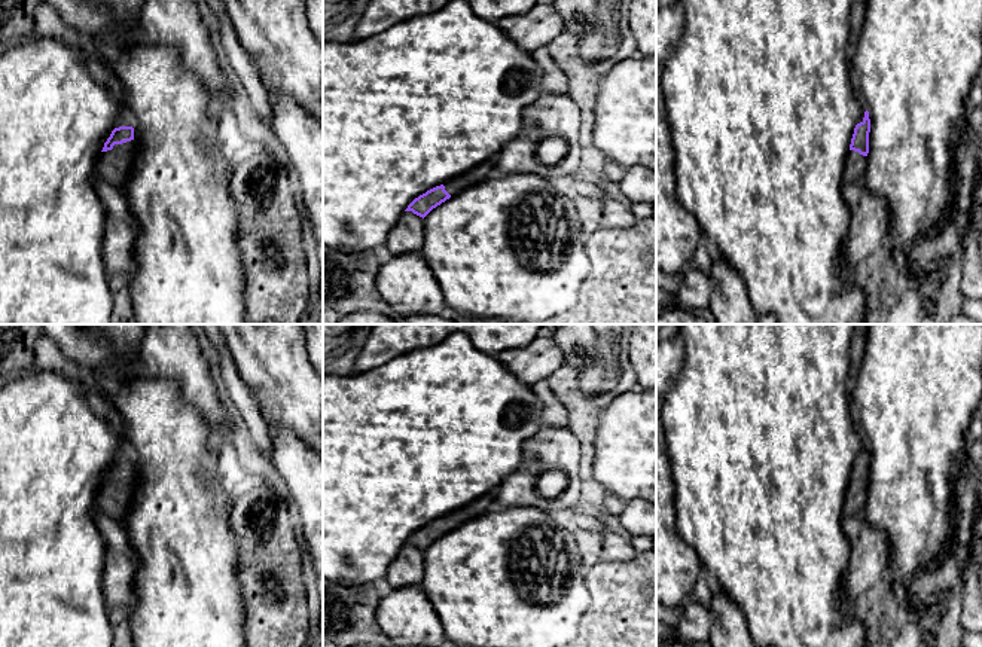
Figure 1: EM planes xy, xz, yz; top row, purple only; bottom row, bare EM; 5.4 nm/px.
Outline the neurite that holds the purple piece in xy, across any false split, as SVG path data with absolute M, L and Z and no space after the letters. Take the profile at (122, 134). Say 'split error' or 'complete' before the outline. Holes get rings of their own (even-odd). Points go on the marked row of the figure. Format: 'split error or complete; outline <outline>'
split error; outline M123 107L116 118L115 129L97 159L97 174L123 192L131 177L137 147L138 119L129 109Z

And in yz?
split error; outline M866 110L859 119L847 155L844 184L857 180L867 167L870 119Z

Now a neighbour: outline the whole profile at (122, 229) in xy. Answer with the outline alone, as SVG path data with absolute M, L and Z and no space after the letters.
M95 174L94 187L106 210L103 257L109 274L134 271L134 244L140 236L140 223L128 207L123 193Z

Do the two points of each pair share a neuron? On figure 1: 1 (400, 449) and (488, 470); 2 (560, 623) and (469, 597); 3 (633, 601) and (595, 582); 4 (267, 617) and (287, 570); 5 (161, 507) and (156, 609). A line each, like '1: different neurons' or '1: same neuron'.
1: same neuron
2: same neuron
3: same neuron
4: same neuron
5: same neuron

